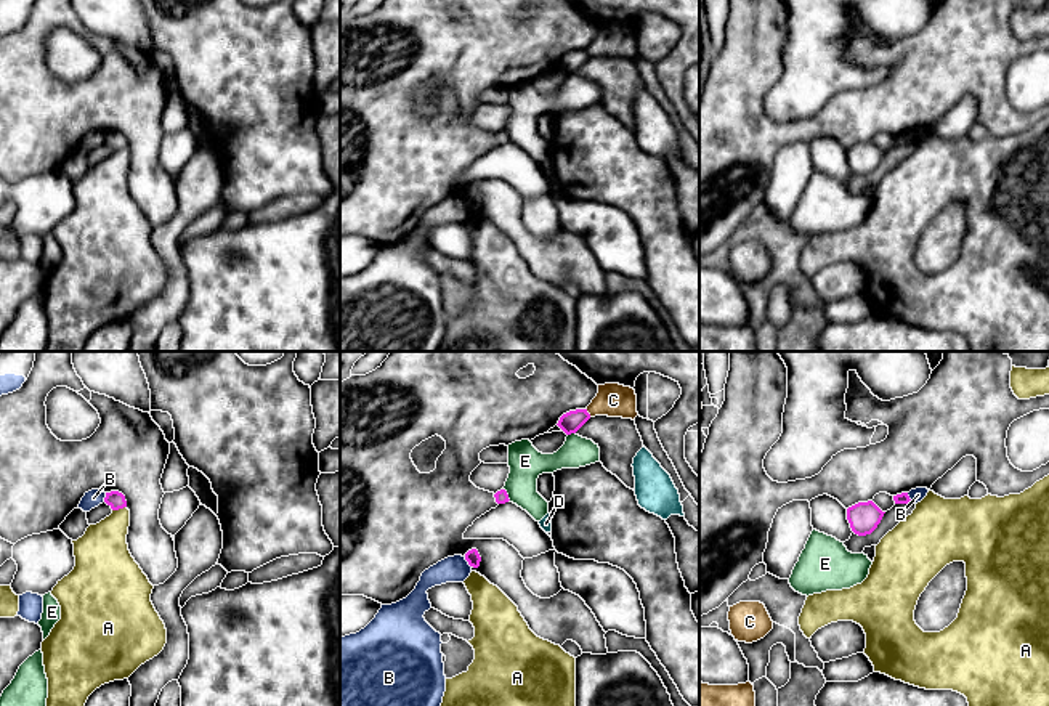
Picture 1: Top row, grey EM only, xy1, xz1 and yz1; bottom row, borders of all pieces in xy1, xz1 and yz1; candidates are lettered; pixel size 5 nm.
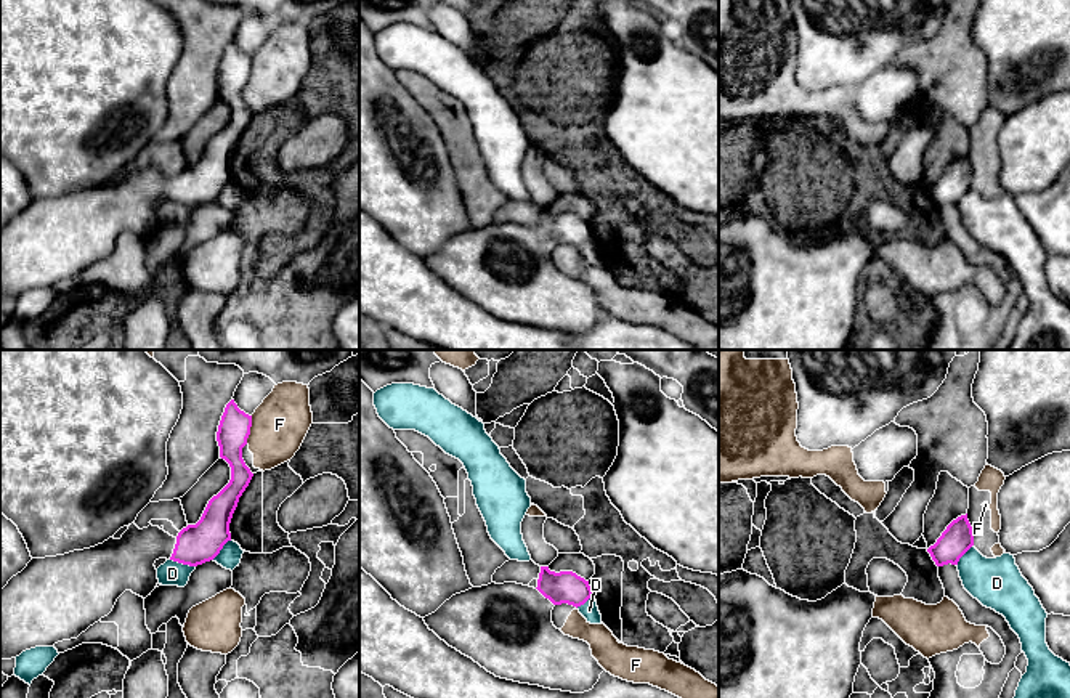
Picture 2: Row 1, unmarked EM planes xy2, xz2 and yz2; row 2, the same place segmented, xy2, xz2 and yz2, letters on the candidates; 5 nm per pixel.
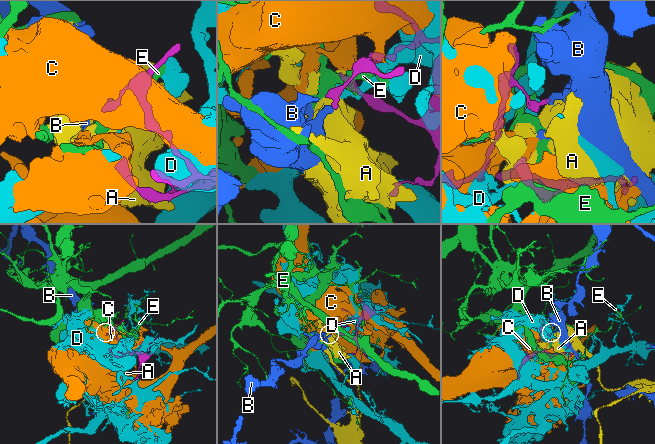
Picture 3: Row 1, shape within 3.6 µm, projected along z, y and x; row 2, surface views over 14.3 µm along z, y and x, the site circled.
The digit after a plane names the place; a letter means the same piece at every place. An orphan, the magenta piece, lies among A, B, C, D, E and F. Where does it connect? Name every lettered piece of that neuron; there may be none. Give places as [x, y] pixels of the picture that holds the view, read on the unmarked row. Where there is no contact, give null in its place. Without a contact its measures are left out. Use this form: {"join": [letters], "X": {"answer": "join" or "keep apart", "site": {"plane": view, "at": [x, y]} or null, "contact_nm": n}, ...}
{"join": [], "A": {"answer": "keep apart", "site": {"plane": "xy1", "at": [119, 148]}, "contact_nm": 80}, "B": {"answer": "keep apart", "site": {"plane": "xz1", "at": [467, 201]}, "contact_nm": 70}, "C": {"answer": "keep apart", "site": {"plane": "xz1", "at": [587, 53]}, "contact_nm": 50}, "D": {"answer": "keep apart", "site": {"plane": "xy2", "at": [183, 204]}, "contact_nm": 130}, "E": {"answer": "keep apart", "site": {"plane": "xz1", "at": [507, 135]}, "contact_nm": 70}, "F": {"answer": "keep apart", "site": {"plane": "xy2", "at": [249, 71]}, "contact_nm": 150}}

